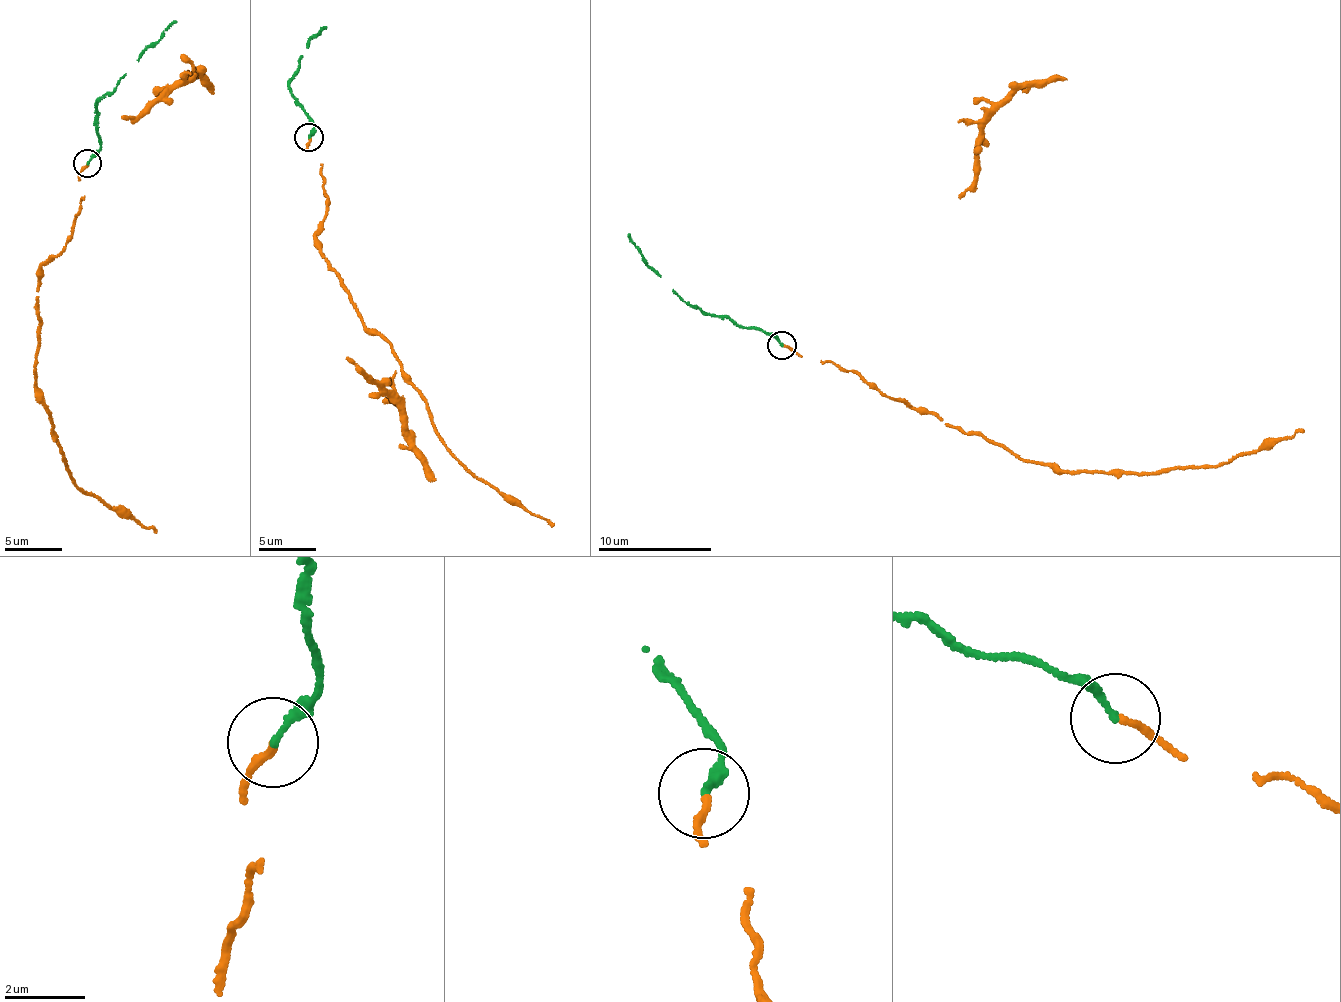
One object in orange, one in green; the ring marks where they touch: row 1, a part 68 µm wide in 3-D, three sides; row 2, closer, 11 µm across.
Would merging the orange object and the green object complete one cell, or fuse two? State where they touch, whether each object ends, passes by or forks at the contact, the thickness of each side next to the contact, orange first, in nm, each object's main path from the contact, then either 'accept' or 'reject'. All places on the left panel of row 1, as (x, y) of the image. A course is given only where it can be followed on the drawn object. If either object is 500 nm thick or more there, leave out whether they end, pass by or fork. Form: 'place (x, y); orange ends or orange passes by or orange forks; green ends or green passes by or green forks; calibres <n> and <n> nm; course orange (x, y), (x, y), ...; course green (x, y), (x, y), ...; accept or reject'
place (87, 163); orange ends; green ends; calibres 170 and 180 nm; course orange (87, 162), (70, 236), (37, 274), (34, 384), (67, 475), (86, 494), (156, 530); course green (87, 162), (100, 149), (98, 99), (176, 22); accept

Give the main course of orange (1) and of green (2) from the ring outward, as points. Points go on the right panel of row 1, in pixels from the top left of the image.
1: (781, 344), (854, 371), (889, 397), (996, 442), (1017, 457), (1078, 473), (1148, 473), (1229, 462), (1303, 428)
2: (781, 344), (764, 333), (727, 317), (701, 314), (680, 300), (645, 264), (629, 234)

